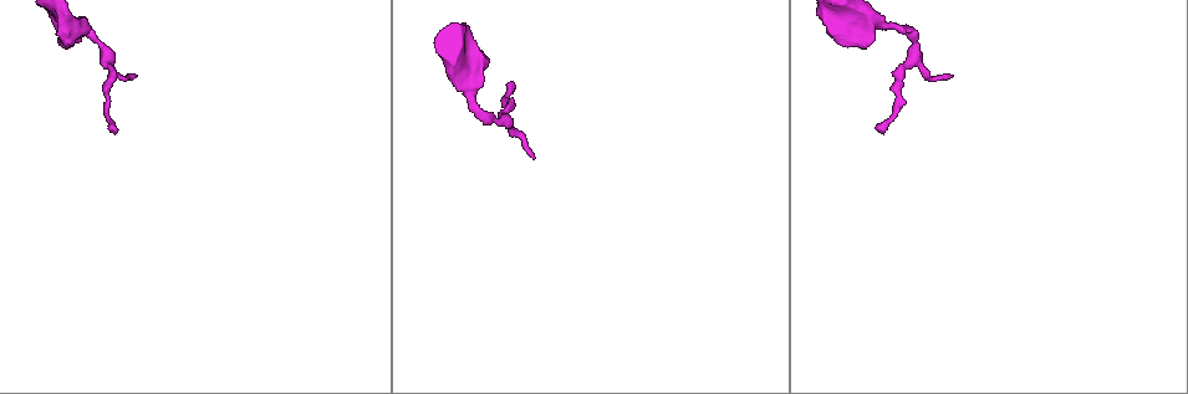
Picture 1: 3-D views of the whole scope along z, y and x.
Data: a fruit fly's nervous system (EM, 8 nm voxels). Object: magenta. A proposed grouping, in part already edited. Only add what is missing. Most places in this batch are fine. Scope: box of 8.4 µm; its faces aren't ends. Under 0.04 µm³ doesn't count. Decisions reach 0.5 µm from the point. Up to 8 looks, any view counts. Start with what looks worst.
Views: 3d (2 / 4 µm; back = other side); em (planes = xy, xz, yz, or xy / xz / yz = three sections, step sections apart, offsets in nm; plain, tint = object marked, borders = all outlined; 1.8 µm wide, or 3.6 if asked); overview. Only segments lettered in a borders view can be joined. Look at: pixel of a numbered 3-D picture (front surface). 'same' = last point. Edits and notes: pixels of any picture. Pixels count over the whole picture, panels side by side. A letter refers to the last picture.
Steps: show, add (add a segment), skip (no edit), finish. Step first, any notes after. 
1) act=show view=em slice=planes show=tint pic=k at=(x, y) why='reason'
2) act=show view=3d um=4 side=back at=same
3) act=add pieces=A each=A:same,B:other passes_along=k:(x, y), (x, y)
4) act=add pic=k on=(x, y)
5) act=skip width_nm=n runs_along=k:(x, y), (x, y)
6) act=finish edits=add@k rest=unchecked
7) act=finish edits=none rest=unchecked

act=show view=em um=3.6 slice=xy step=16 show=tint pic=1 at=(531, 157) why='tapers out'

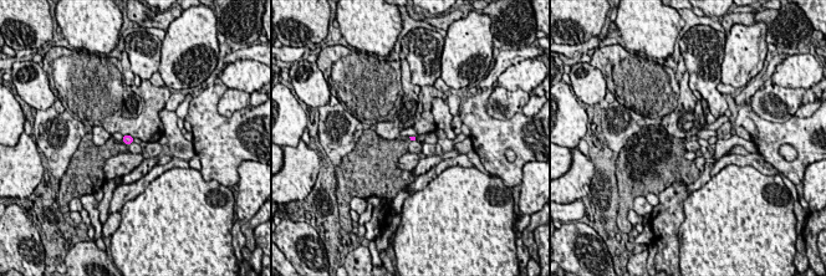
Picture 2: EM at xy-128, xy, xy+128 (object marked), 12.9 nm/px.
act=show view=em um=3.6 slice=planes show=borders at=same

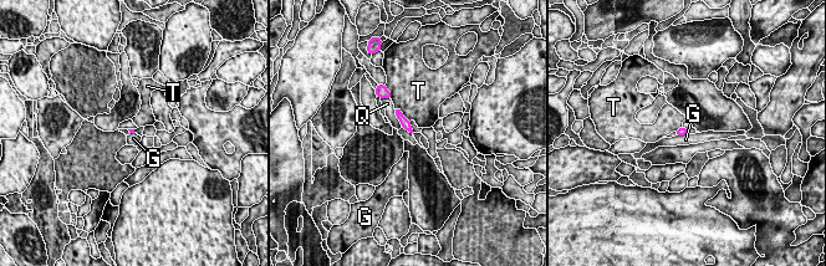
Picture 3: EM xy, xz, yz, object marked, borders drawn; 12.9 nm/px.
act=skip each=G:other,Q:other,T:other border=3:(393, 110), (403, 127) found='none of them fits'

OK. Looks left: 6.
act=show view=em um=3.6 slice=xz step=4 show=borders pic=1 at=(60, 43) why='free end'

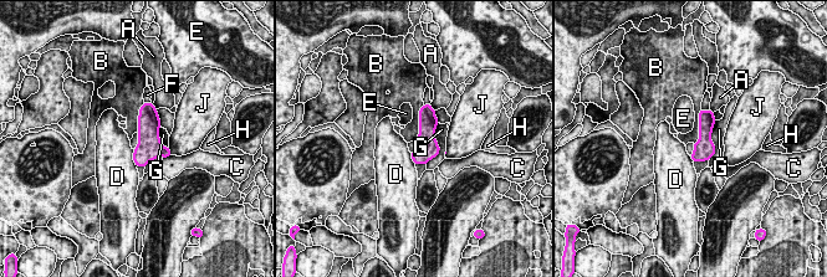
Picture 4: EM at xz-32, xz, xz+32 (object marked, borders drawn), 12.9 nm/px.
act=skip each=A:other,B:other,C:other,D:other,E:other,F:other,G:other,H:other,J:other border=4:(423, 103), (415, 140) found='none of them fits'

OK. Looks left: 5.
act=show view=3d um=2 pic=1 at=(515, 87) why='free end'

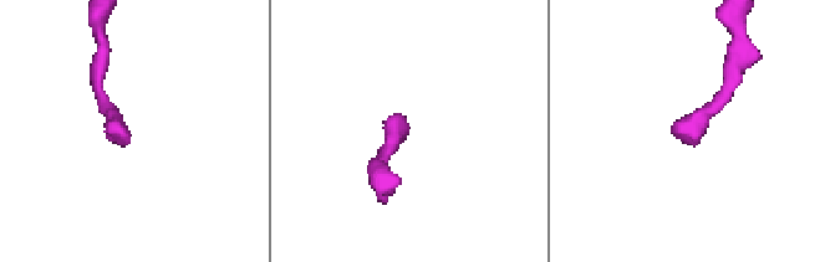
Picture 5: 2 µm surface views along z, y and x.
act=show view=em slice=xz step=8 show=tint pic=5 at=(687, 139) why='shape alone is not enough'

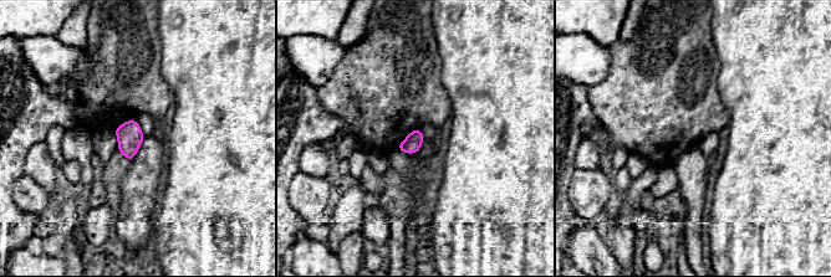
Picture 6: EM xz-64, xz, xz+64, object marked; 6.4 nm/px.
act=show view=em slice=planes show=borders at=same why='another direction'

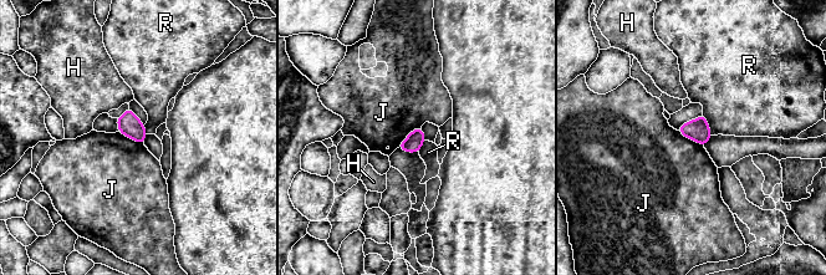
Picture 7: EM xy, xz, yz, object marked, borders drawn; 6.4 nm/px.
act=skip each=H:other,J:other,R:other border=7:(421, 127), (412, 131), (397, 147) found='none of them fits'

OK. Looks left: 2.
act=finish edits=none rest=unchecked

